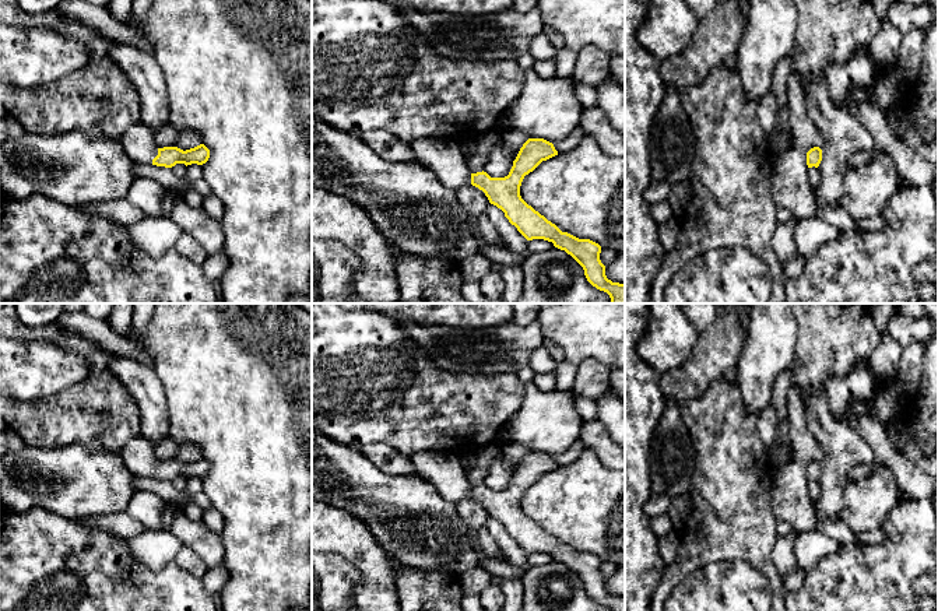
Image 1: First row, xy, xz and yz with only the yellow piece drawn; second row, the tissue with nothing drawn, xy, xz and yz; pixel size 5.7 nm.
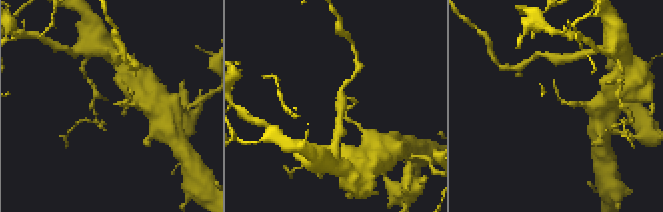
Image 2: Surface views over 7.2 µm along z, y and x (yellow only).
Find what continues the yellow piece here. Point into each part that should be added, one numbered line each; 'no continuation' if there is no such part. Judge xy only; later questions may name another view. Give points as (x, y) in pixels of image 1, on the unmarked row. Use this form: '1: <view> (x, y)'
1: xy (137, 455)

